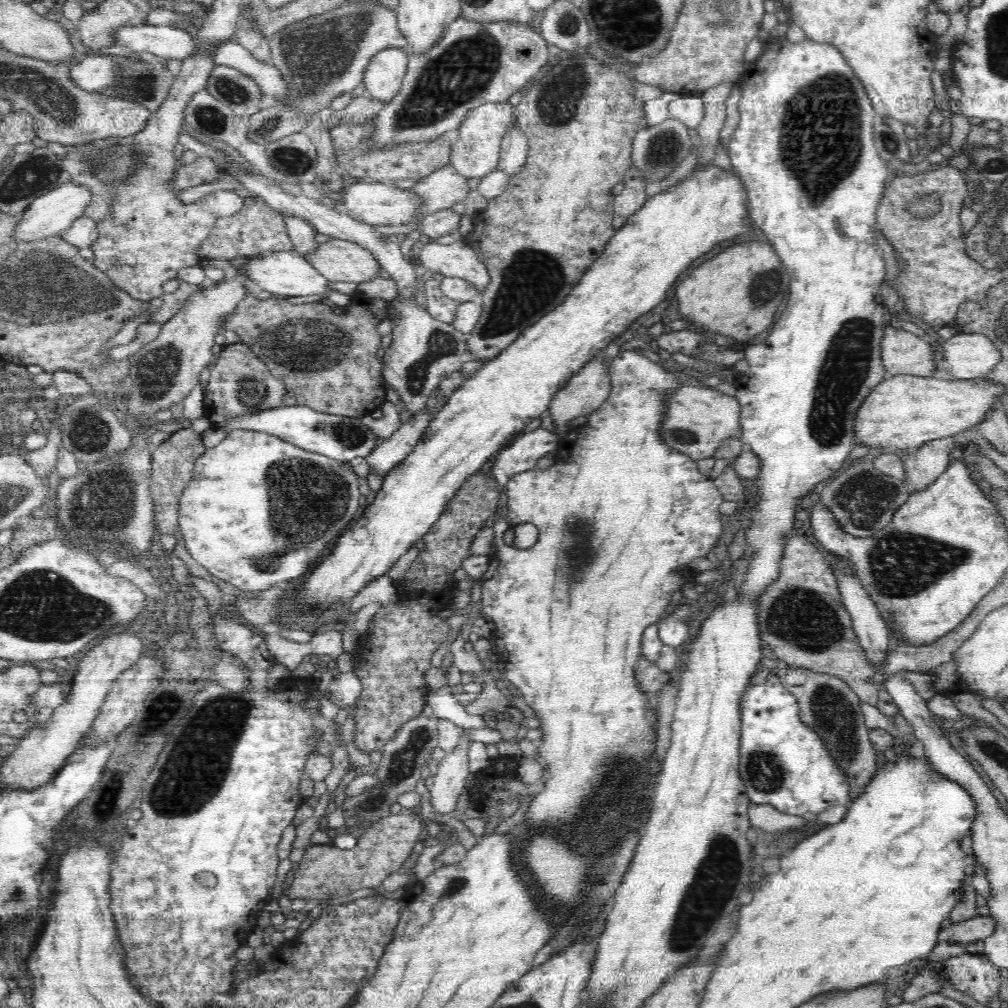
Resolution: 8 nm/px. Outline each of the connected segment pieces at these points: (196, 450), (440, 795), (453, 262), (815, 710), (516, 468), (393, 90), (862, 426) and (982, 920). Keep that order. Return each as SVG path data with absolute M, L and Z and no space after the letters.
M183 428L172 433L169 439L165 440L161 445L152 448L150 496L155 506L155 524L158 525L158 530L160 530L161 534L172 534L176 538L177 544L173 554L185 562L190 574L203 578L208 582L213 582L223 594L234 594L234 596L238 596L241 592L239 588L216 578L204 566L198 564L192 558L190 551L186 549L183 534L180 532L178 500L180 500L186 484L191 480L194 462L204 454L204 450L205 447L201 434L191 428Z
M461 735L459 746L439 762L434 785L429 791L430 803L438 816L453 815L460 794L466 789L466 779L471 774L467 756L470 742L472 740Z
M464 240L452 244L429 242L422 245L415 259L426 271L440 273L444 277L460 278L470 282L479 293L490 284L490 275L484 263L480 262L476 251Z
M802 667L779 669L777 675L784 688L796 697L802 722L822 738L835 764L847 775L851 787L849 798L856 800L878 772L876 752L860 710L862 702L858 695L841 678Z
M545 428L524 433L509 447L506 447L492 465L491 474L497 485L504 488L511 476L534 469L539 458L556 452L562 438Z
M390 47L376 53L365 71L365 94L388 102L398 94L407 74L409 53L406 48Z
M908 374L887 376L864 399L862 407L854 418L854 440L870 448L882 447L886 451L904 450L904 448L920 448L926 442L948 438L969 428L976 427L984 418L988 418L990 410L1000 406L1000 400L1007 394L1006 387L983 377L969 380L947 381L935 377L919 377Z
M977 915L974 918L958 922L958 924L942 924L939 939L956 941L964 946L976 940L984 940L992 936L996 930L996 920L990 915Z

